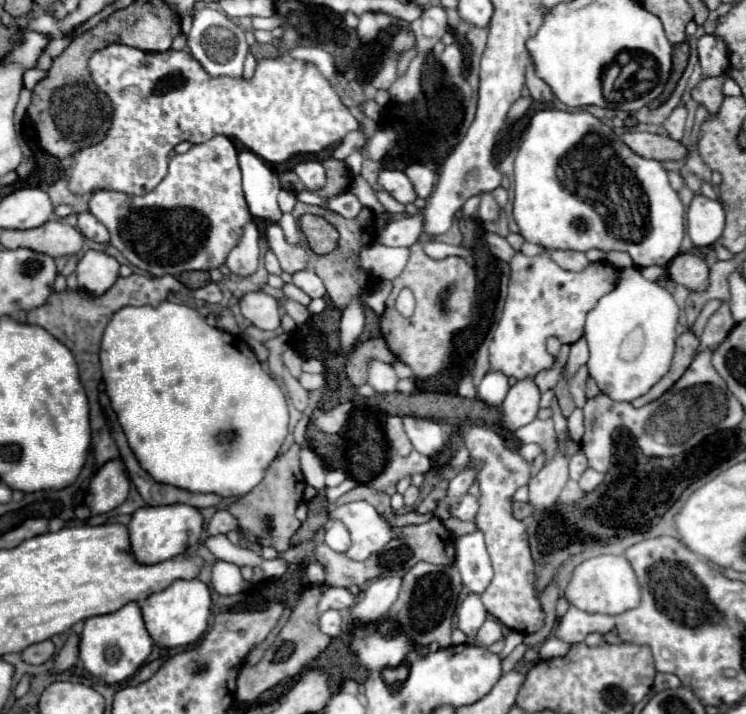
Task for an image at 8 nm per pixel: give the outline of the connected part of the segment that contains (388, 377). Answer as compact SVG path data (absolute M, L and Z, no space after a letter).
M378 359L368 361L368 385L372 385L374 391L392 393L396 391L396 383L398 383L398 375L394 373L392 365L382 363Z

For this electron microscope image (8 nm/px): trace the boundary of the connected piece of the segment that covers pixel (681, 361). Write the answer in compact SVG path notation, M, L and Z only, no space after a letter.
M686 331L684 335L680 335L678 341L676 341L676 355L674 355L674 361L672 361L670 371L646 395L634 399L632 405L634 407L642 407L642 405L658 399L664 391L668 391L684 375L684 371L688 369L688 365L692 363L694 355L698 353L696 349L698 349L698 337L692 335L692 331Z

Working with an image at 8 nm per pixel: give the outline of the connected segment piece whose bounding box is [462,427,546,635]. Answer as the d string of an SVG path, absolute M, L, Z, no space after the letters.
M472 427L462 433L464 445L470 451L472 459L482 461L482 469L478 471L480 499L478 513L474 517L476 529L484 533L486 547L492 559L494 577L486 591L480 595L488 613L498 617L508 629L518 633L534 633L544 625L544 611L536 597L536 575L534 575L534 559L530 555L528 535L524 521L514 519L512 515L512 497L518 487L526 485L530 479L530 463L526 463L520 453L512 451L506 441L490 427Z

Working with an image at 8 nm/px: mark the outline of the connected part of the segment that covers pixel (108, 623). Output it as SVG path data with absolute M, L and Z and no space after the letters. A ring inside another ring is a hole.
M128 603L110 615L96 615L86 619L82 641L80 641L80 661L90 675L100 677L106 683L122 683L138 671L138 667L148 659L150 653L152 653L152 637L148 635L142 623L142 613L136 603ZM106 647L120 649L120 659L116 663L106 661L104 657Z

